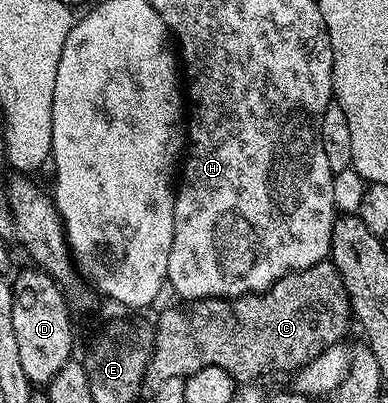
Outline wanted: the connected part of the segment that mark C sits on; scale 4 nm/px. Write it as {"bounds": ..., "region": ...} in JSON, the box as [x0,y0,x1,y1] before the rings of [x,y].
{"bounds":[146,260,353,383],"region":[[[331,260],[319,261],[316,265],[310,265],[308,269],[297,269],[288,271],[281,279],[277,279],[269,288],[261,293],[246,293],[240,297],[201,297],[188,300],[183,305],[171,305],[163,313],[163,326],[160,324],[155,331],[155,349],[151,352],[151,361],[147,365],[146,380],[151,383],[158,383],[165,379],[186,379],[193,376],[201,367],[221,367],[221,371],[229,371],[229,375],[239,383],[255,383],[258,377],[271,377],[274,373],[294,374],[296,371],[309,364],[317,355],[321,355],[329,347],[340,344],[344,340],[347,328],[353,325],[353,314],[349,295],[345,291],[345,283],[337,271],[337,267]]]}

